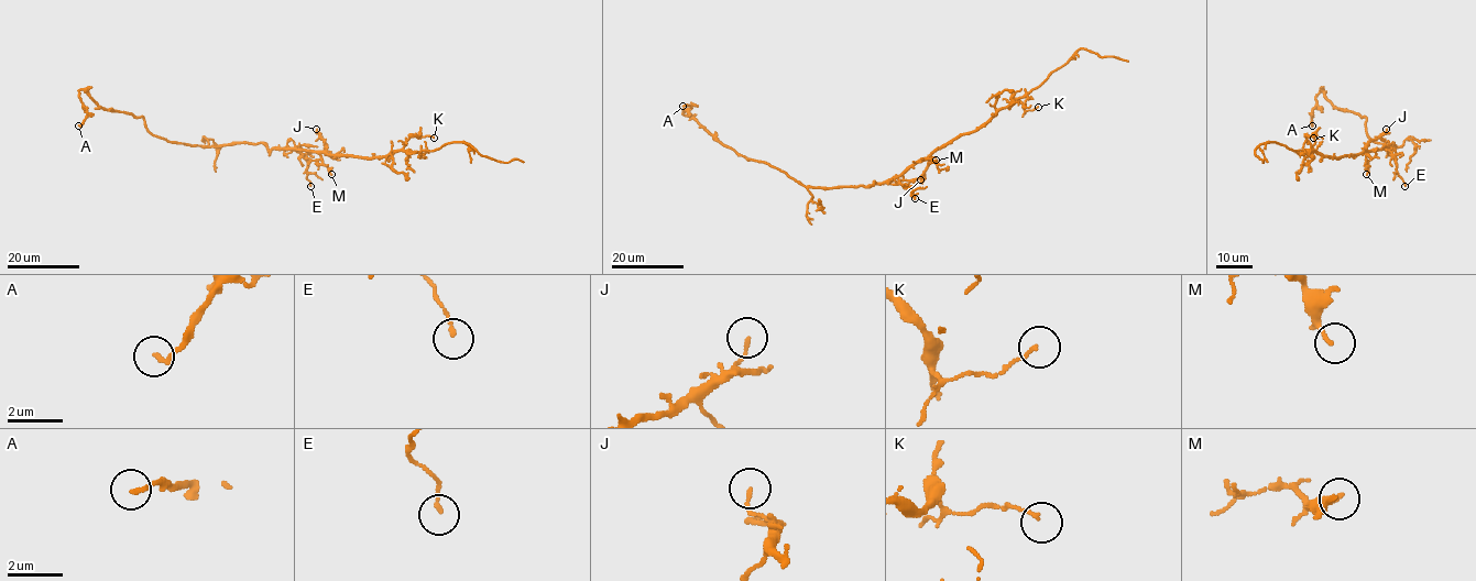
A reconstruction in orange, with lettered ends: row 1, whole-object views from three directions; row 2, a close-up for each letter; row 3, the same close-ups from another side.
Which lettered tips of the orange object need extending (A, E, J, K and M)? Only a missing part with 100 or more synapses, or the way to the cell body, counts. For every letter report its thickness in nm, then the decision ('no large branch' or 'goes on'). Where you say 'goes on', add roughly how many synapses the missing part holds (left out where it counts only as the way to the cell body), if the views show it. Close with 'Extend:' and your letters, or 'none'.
A: calibre 170 nm; no large branch
E: calibre 130 nm; no large branch
J: calibre 120 nm; no large branch
K: calibre 110 nm; no large branch
M: calibre 90 nm; no large branch
Extend: none

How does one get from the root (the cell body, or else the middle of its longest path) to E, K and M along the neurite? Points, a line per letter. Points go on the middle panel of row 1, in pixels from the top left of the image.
E: (887, 182), (906, 185), (915, 198)
K: (887, 182), (961, 135), (977, 130), (1013, 100), (1018, 100), (1026, 111), (1038, 107)
M: (887, 182), (924, 160), (936, 160)

